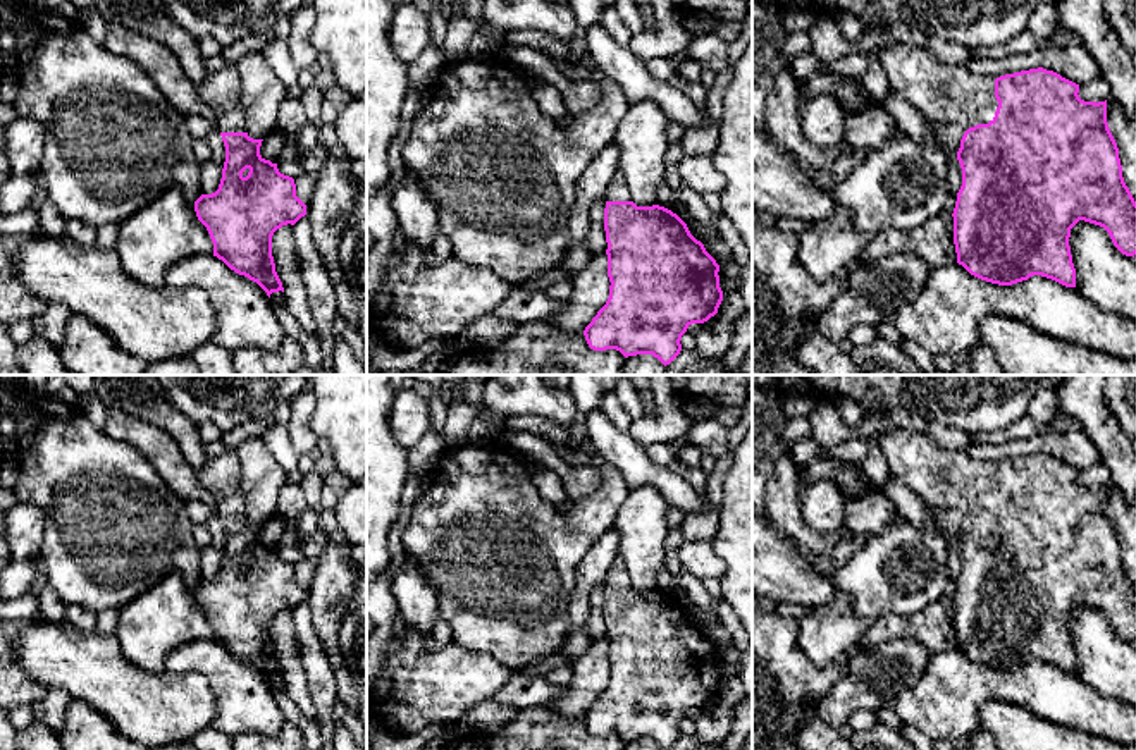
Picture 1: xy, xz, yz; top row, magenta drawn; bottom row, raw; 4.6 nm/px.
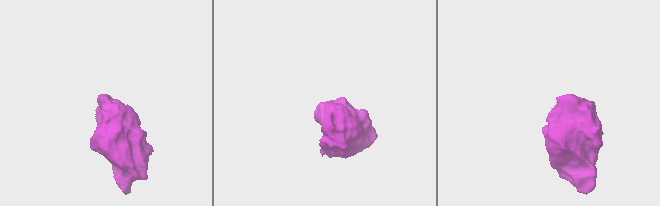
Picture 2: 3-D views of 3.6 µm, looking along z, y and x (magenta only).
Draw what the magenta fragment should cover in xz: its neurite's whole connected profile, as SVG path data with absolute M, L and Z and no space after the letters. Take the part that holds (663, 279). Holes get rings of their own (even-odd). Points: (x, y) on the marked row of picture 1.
M620 172L604 198L611 286L606 304L583 330L585 341L594 351L616 349L625 358L652 354L666 366L680 354L687 329L718 313L723 301L719 265L676 213L659 205L637 206Z

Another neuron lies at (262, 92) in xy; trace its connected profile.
M262 52L244 55L234 67L241 77L246 132L253 139L265 139L277 129L279 108L287 96L287 88Z

